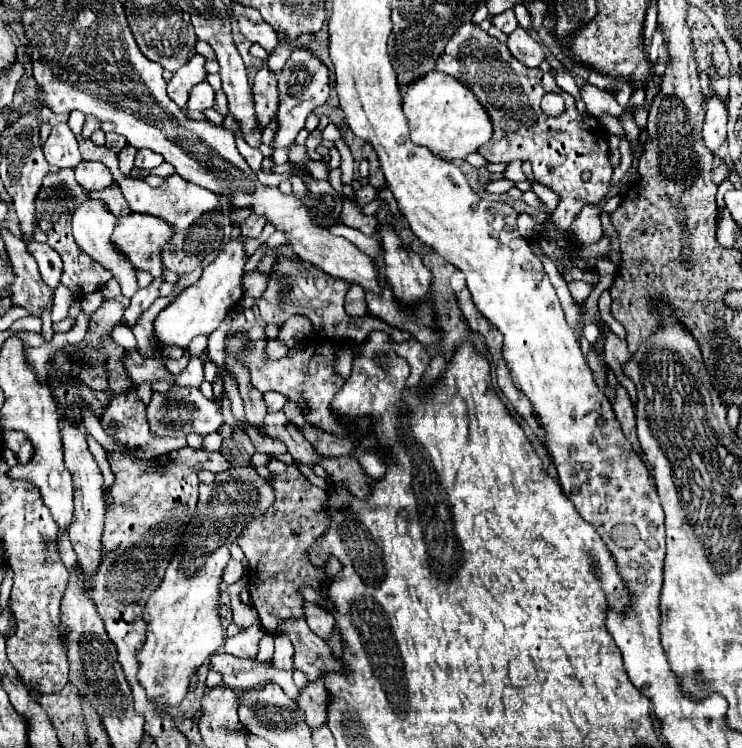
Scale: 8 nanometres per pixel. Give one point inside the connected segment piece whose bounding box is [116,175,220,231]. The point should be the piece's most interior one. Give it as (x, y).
(176, 201)

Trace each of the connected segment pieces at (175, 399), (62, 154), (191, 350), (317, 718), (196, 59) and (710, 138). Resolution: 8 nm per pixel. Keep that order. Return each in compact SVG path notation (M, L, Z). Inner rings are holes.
M174 385L166 395L160 393L152 393L152 401L146 407L148 409L148 421L150 421L150 429L156 435L170 435L170 437L186 437L188 433L214 433L224 425L224 419L220 415L220 409L214 401L206 399L200 389L194 387L178 387Z
M66 121L52 127L52 133L44 143L44 155L46 155L46 161L58 169L76 167L82 161L78 143L76 143L76 135L72 133Z
M198 335L198 337L194 337L194 341L190 341L190 345L188 345L188 349L184 353L188 357L190 355L200 355L206 347L208 347L208 335Z
M318 679L316 683L308 683L308 687L302 689L298 697L298 707L306 713L306 723L312 729L326 725L328 703L330 703L330 691L326 689L322 679Z
M194 55L186 65L182 65L182 69L178 69L174 73L174 77L168 81L168 95L170 99L182 109L186 111L186 101L188 101L188 93L194 85L202 83L206 79L206 59L202 55Z
M718 95L710 97L706 103L706 119L704 119L704 127L702 127L702 139L704 145L716 153L722 143L726 141L726 105L722 103L722 99Z

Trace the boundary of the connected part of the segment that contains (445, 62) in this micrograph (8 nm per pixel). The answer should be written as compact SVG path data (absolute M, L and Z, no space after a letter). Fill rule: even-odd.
M464 23L460 29L456 29L452 39L446 43L444 55L438 59L436 71L444 71L444 73L456 77L458 81L466 83L474 91L478 101L486 107L486 111L494 123L494 137L490 143L486 143L482 149L478 149L478 153L482 157L486 157L490 163L510 163L514 159L530 161L532 171L534 171L534 179L560 195L560 203L554 209L554 213L550 215L552 223L558 229L566 231L586 203L600 203L606 199L606 195L610 191L610 183L612 183L612 165L608 161L608 143L606 143L608 137L606 137L606 133L604 133L604 129L596 117L586 113L586 123L584 123L584 115L580 115L576 111L574 97L570 97L568 93L564 93L556 85L556 79L552 73L544 73L542 69L530 69L530 67L522 65L506 49L506 43L500 43L496 37L488 35L480 27L474 27L472 23ZM548 91L558 91L566 99L566 113L564 115L548 117L542 113L540 99ZM582 171L590 173L588 181L582 179Z

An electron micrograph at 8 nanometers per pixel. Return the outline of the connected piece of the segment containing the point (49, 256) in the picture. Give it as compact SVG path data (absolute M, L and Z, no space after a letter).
M34 241L34 245L28 245L28 251L36 259L42 279L48 283L48 287L56 289L56 285L60 281L60 275L62 275L60 255L48 243L38 243L38 241Z

